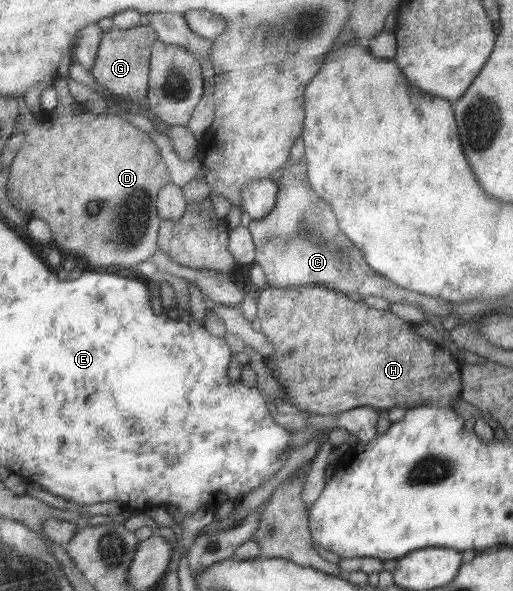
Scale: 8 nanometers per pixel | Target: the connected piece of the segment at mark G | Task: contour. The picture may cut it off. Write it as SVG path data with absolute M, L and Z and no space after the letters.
M140 25L134 29L114 29L105 32L98 61L92 73L110 93L115 94L132 107L150 102L152 58L159 33L152 25Z

